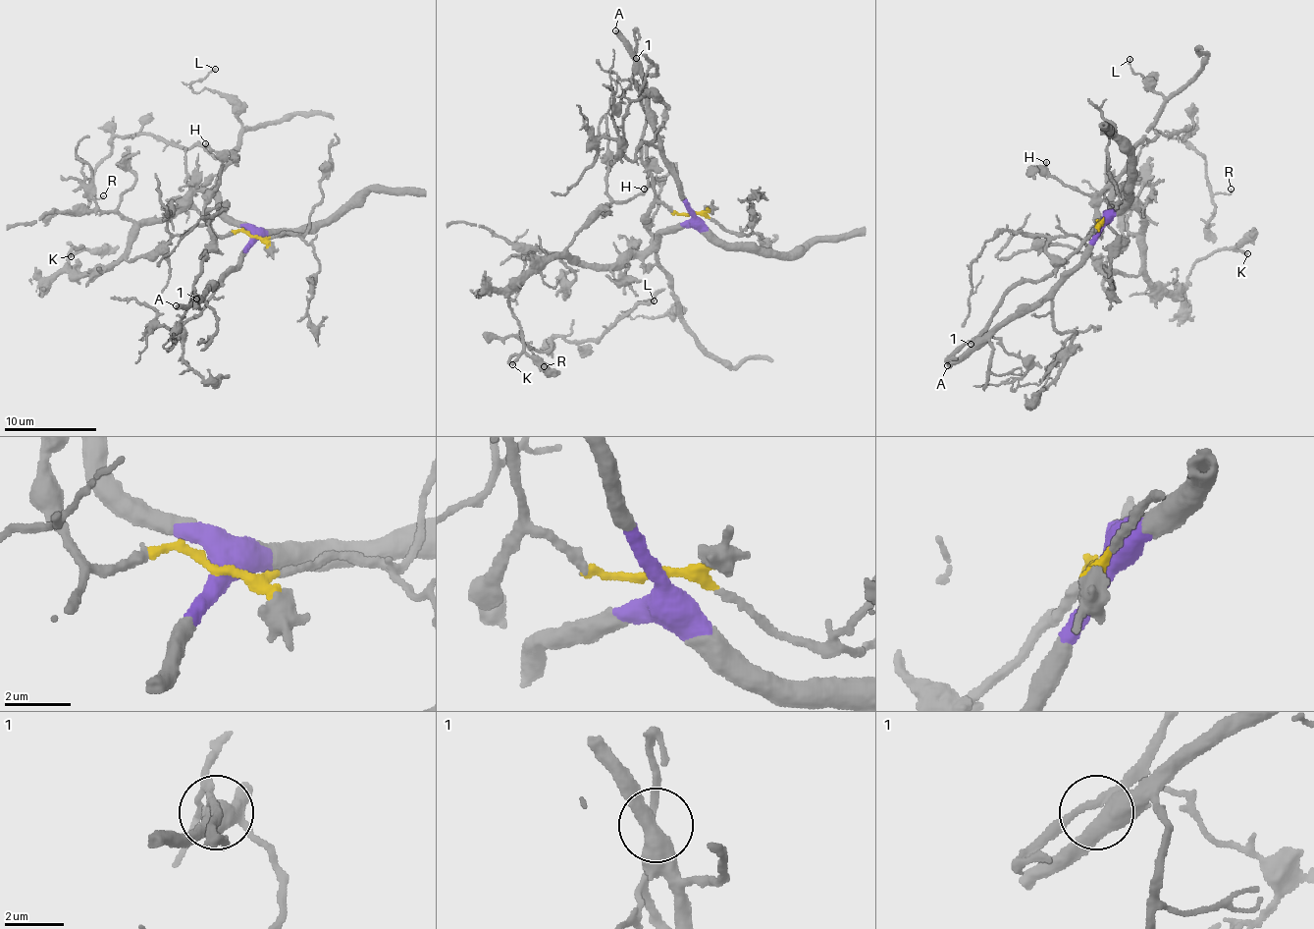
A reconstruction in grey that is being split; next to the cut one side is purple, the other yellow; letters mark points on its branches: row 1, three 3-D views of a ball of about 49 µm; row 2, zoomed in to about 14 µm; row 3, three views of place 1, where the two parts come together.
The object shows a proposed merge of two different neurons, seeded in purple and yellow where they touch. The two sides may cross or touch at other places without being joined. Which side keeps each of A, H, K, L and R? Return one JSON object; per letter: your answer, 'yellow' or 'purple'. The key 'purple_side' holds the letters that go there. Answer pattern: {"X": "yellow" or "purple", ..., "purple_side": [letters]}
{"A": "purple", "H": "yellow", "K": "purple", "L": "yellow", "R": "yellow", "purple_side": ["A", "K"]}

